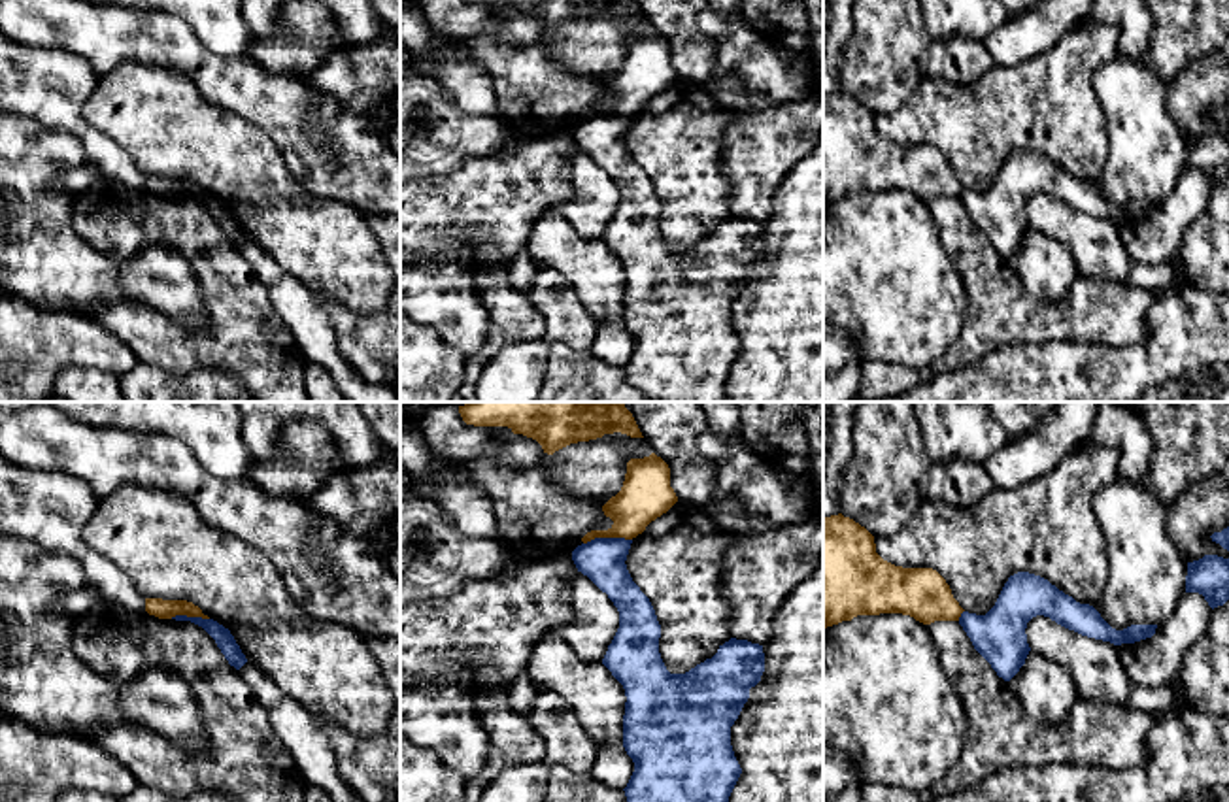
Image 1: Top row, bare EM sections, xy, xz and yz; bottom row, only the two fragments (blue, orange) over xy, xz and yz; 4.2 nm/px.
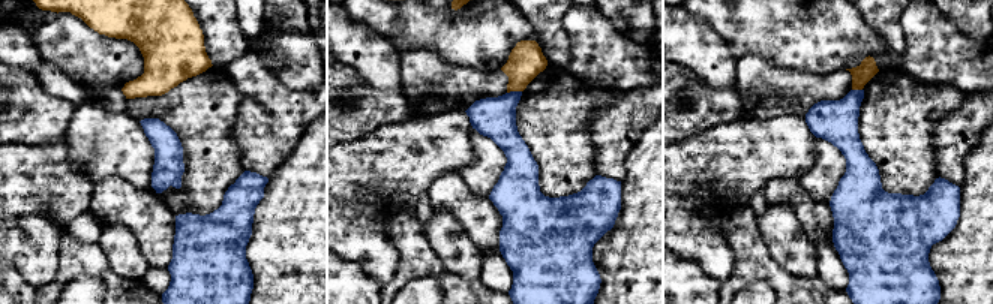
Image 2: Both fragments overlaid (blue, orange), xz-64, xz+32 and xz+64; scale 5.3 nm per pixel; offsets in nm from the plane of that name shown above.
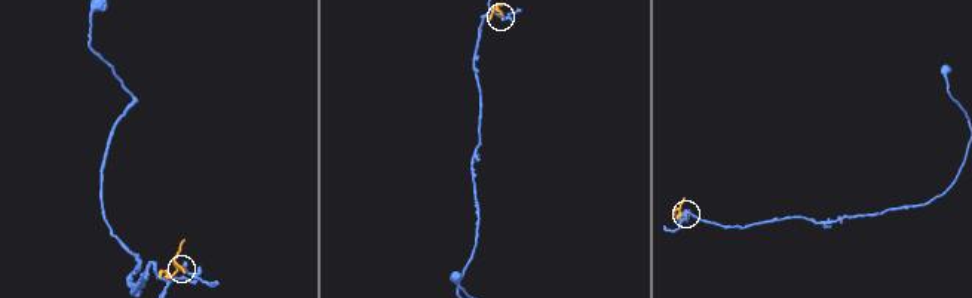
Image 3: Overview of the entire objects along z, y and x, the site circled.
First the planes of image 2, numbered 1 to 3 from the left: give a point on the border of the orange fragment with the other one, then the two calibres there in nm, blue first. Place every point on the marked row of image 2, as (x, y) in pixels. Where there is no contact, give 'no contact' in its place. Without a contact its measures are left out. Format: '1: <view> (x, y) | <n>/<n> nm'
1: no contact
2: xz+32 (513, 92) | 220/190 nm
3: xz+64 (857, 90) | 220/100 nm

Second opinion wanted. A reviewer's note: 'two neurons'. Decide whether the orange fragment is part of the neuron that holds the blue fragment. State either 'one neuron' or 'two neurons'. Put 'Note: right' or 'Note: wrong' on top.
Note: right
two neurons

